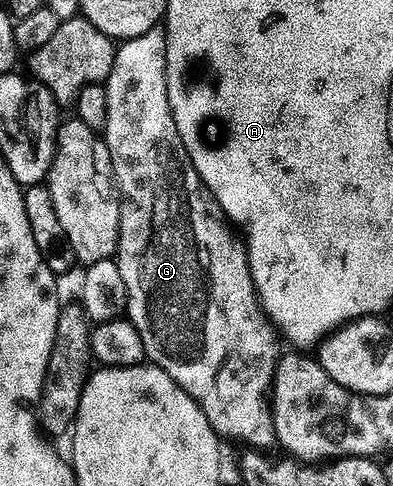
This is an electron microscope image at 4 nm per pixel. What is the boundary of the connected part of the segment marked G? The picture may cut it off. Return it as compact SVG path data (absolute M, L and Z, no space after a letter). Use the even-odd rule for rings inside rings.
M156 27L145 31L136 37L128 37L116 48L113 67L109 71L105 82L107 91L107 127L105 140L107 150L111 156L111 176L115 179L115 187L121 198L119 203L119 247L117 260L121 279L125 279L127 288L127 311L126 320L137 327L137 335L141 335L141 343L145 343L147 352L146 360L150 364L161 367L169 379L173 379L180 385L189 396L196 401L205 411L205 419L219 434L220 438L237 437L245 441L246 446L259 449L266 448L265 445L276 444L275 424L271 418L271 407L269 404L269 390L271 380L275 374L275 368L281 356L279 349L280 334L263 310L263 304L259 302L259 293L255 290L255 284L251 278L251 268L247 258L247 246L242 240L235 238L236 230L224 220L223 210L215 201L214 195L205 187L205 183L197 175L189 155L185 151L185 143L181 143L181 135L177 131L177 123L173 123L173 111L169 107L169 95L167 94L167 76L165 75L165 39L167 30Z

